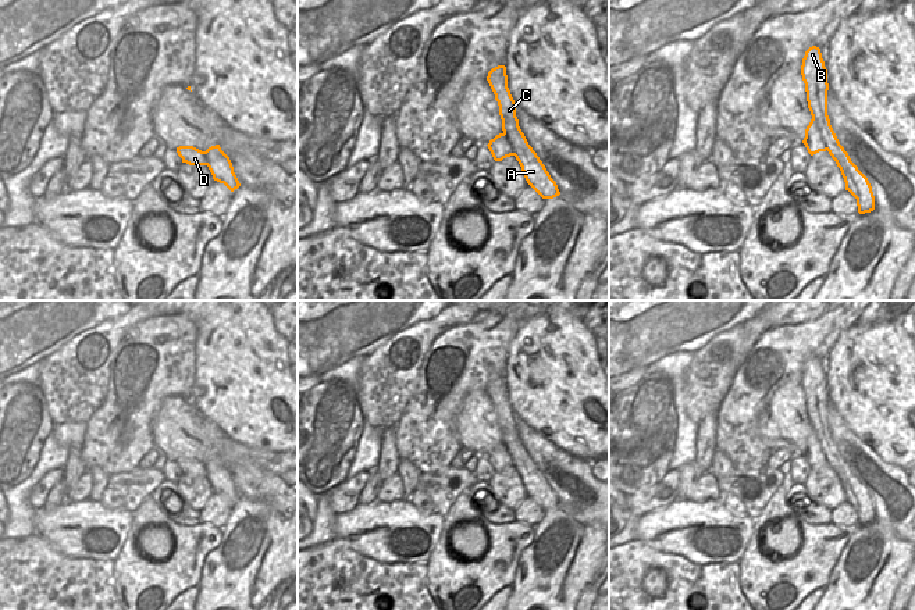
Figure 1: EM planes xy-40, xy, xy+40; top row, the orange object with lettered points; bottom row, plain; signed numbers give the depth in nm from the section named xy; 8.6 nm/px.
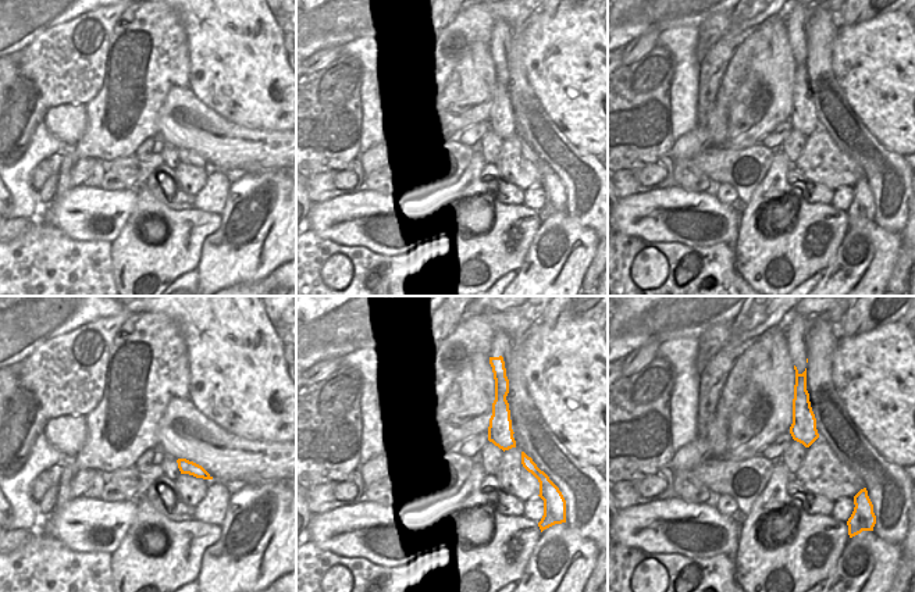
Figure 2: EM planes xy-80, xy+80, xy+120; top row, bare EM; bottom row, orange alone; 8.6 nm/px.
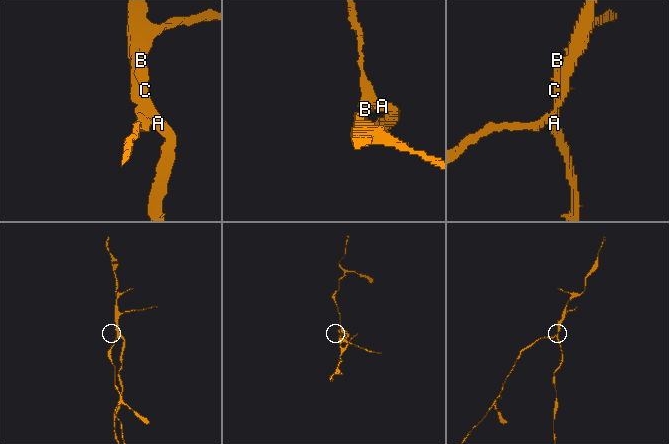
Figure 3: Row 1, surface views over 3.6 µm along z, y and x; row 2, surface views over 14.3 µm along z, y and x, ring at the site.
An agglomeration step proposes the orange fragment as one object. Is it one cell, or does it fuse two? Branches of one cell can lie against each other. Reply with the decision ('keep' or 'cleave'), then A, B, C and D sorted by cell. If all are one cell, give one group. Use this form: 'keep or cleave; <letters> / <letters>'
cleave; A B C / D

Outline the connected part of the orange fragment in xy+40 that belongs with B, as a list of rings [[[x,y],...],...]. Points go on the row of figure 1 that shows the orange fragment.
[[[816,46],[805,51],[801,65],[801,75],[805,83],[807,101],[813,108],[816,125],[822,133],[826,150],[836,161],[848,190],[855,199],[858,213],[865,214],[875,210],[875,196],[868,178],[851,161],[848,153],[840,145],[827,115],[827,69]]]

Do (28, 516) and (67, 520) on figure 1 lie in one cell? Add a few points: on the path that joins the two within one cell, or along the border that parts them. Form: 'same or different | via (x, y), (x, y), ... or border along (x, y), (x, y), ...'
different | border along (38, 512), (34, 532)

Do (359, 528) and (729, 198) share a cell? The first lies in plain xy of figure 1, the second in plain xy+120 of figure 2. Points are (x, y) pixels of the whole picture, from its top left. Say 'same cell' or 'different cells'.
different cells

